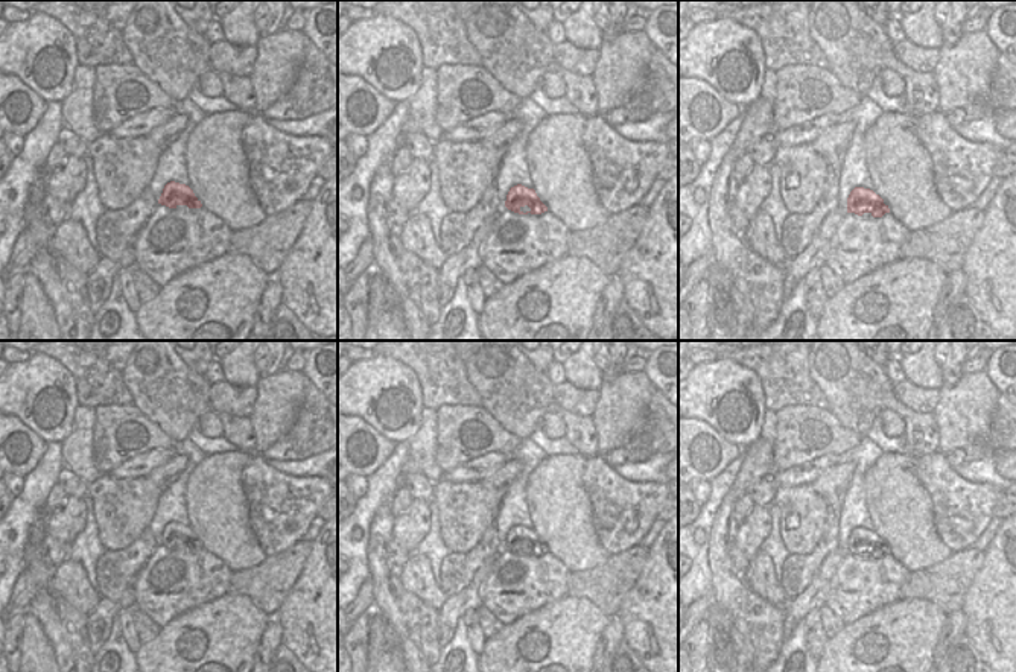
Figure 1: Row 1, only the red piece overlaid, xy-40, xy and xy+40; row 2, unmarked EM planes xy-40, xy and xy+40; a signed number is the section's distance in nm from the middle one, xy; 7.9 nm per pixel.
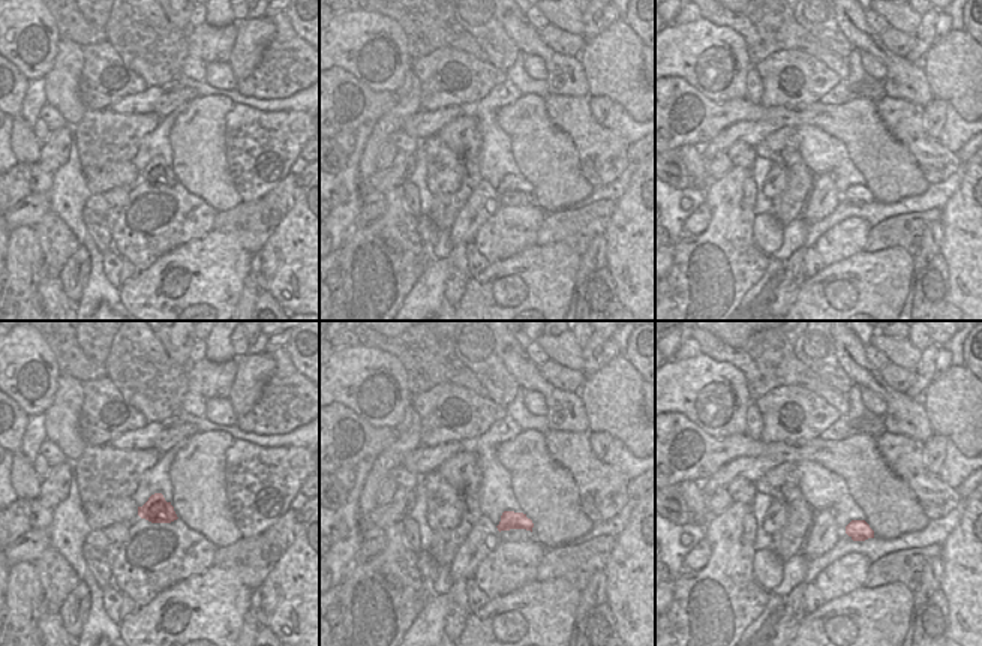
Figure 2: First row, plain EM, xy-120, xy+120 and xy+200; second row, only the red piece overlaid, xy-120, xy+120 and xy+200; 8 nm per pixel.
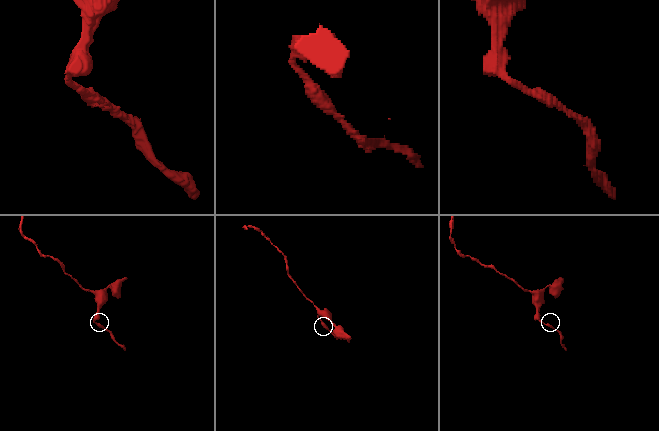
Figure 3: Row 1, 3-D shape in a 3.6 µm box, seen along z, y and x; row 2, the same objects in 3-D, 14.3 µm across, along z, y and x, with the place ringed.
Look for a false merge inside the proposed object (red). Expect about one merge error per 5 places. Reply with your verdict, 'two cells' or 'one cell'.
one cell

